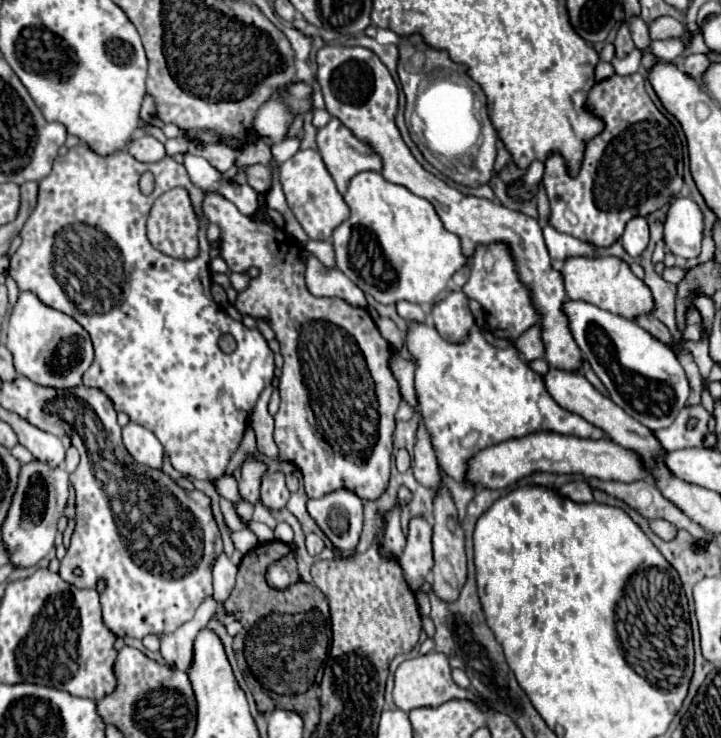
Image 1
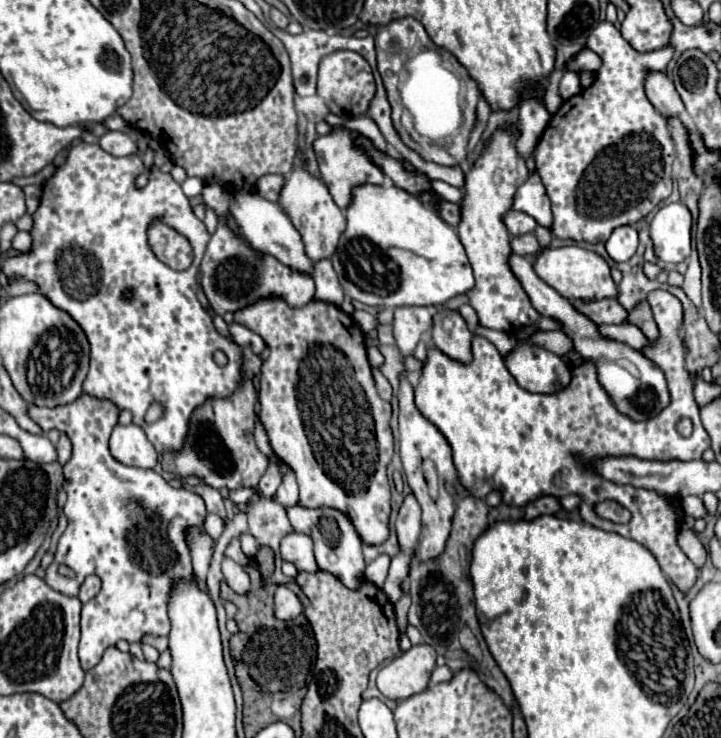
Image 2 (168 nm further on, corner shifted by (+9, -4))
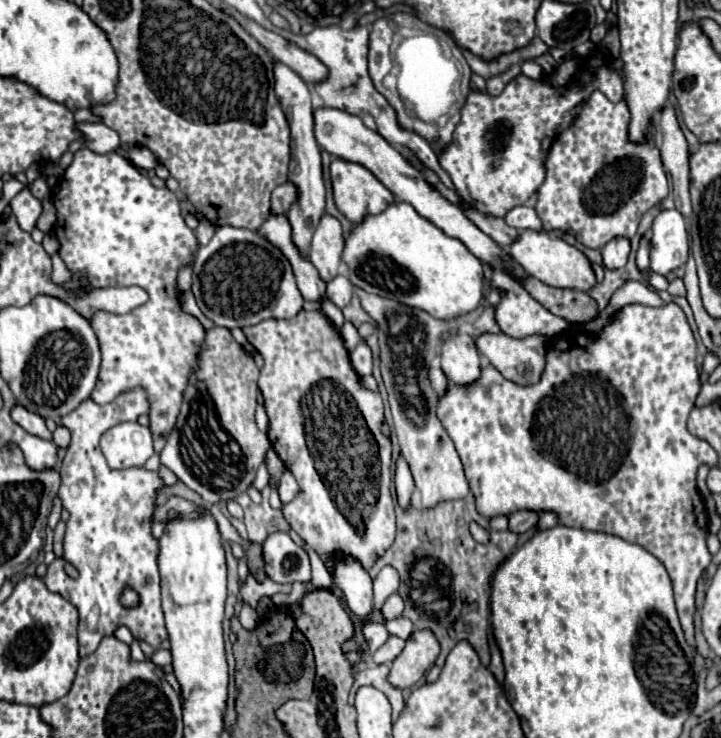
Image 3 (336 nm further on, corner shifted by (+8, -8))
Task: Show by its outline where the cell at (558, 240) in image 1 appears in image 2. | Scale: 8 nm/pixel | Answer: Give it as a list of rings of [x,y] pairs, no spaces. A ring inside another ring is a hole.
[[[527,233],[527,235],[521,235],[521,237],[513,237],[511,247],[513,247],[513,253],[519,253],[523,257],[531,257],[539,251],[539,241],[533,233]]]

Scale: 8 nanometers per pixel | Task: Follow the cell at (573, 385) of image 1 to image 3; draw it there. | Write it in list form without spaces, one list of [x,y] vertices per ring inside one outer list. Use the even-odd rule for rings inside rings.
[[[482,333],[474,341],[480,355],[484,355],[506,379],[518,385],[534,385],[540,381],[540,375],[544,371],[544,357],[546,357],[546,337],[532,335],[524,339],[514,339],[504,333]]]

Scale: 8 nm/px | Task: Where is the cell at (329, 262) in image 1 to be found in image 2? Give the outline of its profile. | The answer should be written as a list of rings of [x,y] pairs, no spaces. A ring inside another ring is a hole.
[[[329,259],[317,261],[313,265],[313,279],[315,279],[315,287],[317,287],[315,299],[327,301],[327,303],[333,303],[333,305],[343,303],[343,289],[337,281],[337,275],[335,275]]]

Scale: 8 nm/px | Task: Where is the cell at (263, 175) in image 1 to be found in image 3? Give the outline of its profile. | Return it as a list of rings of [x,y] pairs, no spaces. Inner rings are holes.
[[[286,181],[284,185],[278,185],[272,191],[272,213],[288,213],[292,201],[296,201],[296,185]]]

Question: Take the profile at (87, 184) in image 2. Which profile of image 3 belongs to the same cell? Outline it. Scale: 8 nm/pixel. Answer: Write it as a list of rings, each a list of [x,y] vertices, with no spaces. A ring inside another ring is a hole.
[[[82,147],[74,153],[72,165],[64,171],[60,185],[54,193],[54,205],[58,211],[58,221],[54,233],[60,241],[60,255],[66,265],[78,275],[86,277],[90,287],[144,287],[148,301],[130,313],[114,315],[98,311],[92,319],[92,329],[100,341],[102,349],[102,367],[96,381],[96,387],[90,399],[98,405],[114,401],[122,391],[132,387],[144,387],[152,407],[150,407],[150,429],[154,435],[168,433],[174,427],[174,421],[180,411],[182,393],[190,373],[196,369],[196,351],[204,339],[202,323],[182,313],[180,297],[176,289],[176,271],[178,267],[190,263],[198,251],[194,231],[184,223],[178,197],[166,187],[154,187],[148,177],[144,177],[128,159],[118,153],[92,153]]]

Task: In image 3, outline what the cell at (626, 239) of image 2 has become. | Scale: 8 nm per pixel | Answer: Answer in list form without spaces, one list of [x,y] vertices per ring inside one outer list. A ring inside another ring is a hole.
[[[624,237],[612,239],[604,249],[602,249],[602,261],[606,269],[622,269],[628,261],[630,255],[630,241]]]

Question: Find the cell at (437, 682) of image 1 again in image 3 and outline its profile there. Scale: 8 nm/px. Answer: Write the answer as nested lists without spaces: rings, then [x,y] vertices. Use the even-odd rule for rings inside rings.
[[[428,629],[414,631],[406,639],[406,647],[402,649],[402,653],[392,661],[390,683],[398,689],[416,685],[424,677],[428,667],[434,665],[438,653],[440,643],[434,633],[428,633]]]

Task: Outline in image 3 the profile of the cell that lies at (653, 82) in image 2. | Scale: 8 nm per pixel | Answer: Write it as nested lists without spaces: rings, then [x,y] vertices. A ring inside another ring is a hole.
[[[664,107],[664,111],[658,117],[658,129],[660,129],[660,157],[664,167],[672,175],[674,183],[674,203],[676,209],[690,219],[692,205],[690,205],[690,167],[688,167],[688,143],[682,135],[682,129],[676,121],[674,107]]]

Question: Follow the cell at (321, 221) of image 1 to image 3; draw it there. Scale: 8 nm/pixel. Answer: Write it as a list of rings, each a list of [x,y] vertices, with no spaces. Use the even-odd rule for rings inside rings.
[[[324,215],[320,219],[320,225],[314,231],[312,245],[310,245],[310,263],[316,267],[322,281],[332,281],[340,273],[342,263],[342,249],[344,249],[344,237],[342,237],[342,225],[332,215]]]

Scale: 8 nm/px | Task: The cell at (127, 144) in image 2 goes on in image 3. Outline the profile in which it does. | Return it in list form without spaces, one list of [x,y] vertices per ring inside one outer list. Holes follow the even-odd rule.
[[[84,121],[84,123],[76,123],[76,129],[80,129],[80,133],[82,133],[84,145],[88,149],[92,149],[94,153],[110,153],[120,147],[118,133],[110,127],[106,127],[104,123]]]

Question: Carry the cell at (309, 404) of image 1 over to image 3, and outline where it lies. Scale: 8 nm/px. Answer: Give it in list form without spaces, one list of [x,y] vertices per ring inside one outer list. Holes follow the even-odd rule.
[[[300,311],[292,319],[268,319],[246,327],[244,333],[264,357],[258,387],[270,417],[268,439],[300,485],[300,493],[282,507],[286,521],[320,555],[330,575],[334,575],[336,565],[344,557],[356,559],[368,571],[396,535],[394,503],[390,497],[392,443],[380,433],[380,423],[384,421],[380,393],[360,385],[342,337],[316,311]]]

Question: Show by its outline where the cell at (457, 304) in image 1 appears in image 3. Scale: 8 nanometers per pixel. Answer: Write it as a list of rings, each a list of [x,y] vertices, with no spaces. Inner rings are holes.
[[[456,333],[442,343],[442,371],[454,385],[470,385],[480,377],[480,353],[470,335]]]

